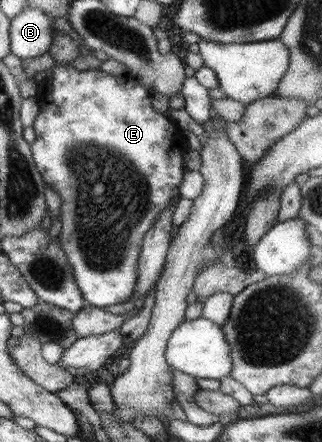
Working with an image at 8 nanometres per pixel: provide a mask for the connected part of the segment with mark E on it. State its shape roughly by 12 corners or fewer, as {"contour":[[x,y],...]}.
{"contour":[[54,28],[29,150],[85,305],[131,300],[187,148]]}

